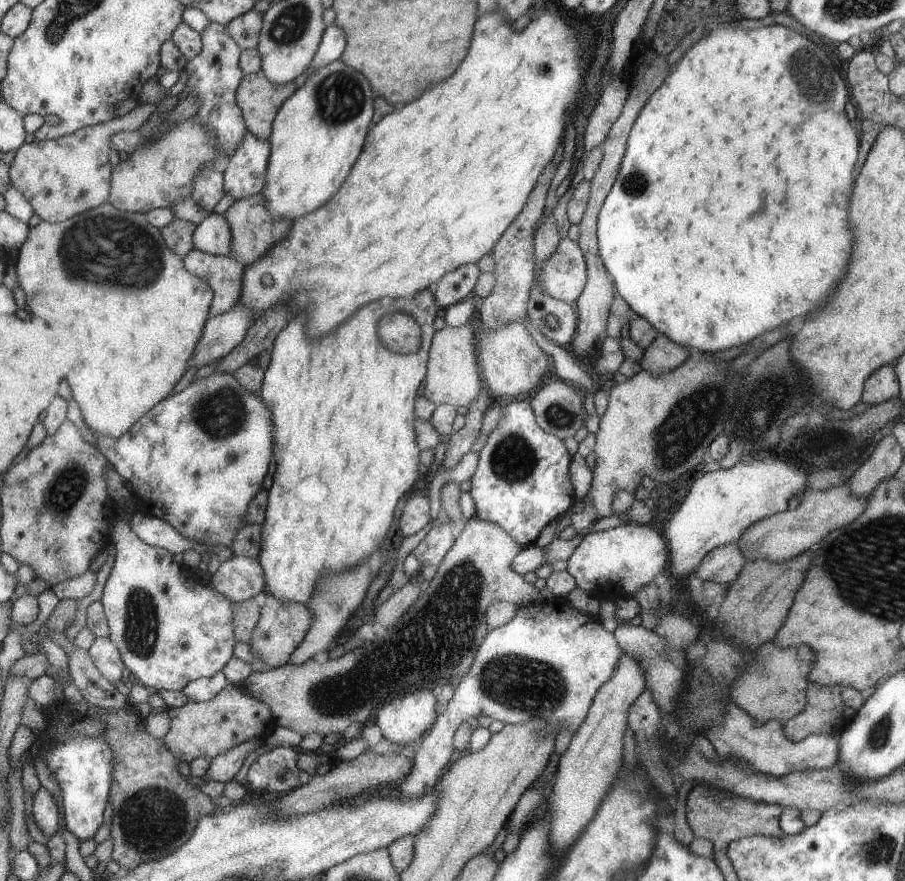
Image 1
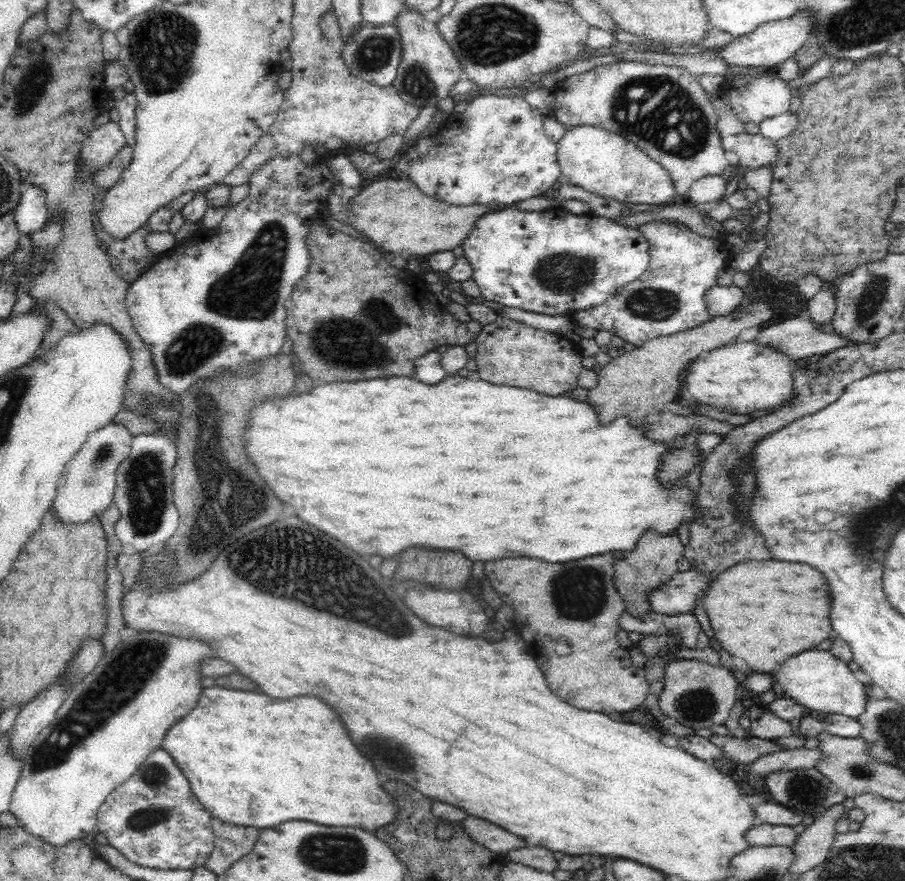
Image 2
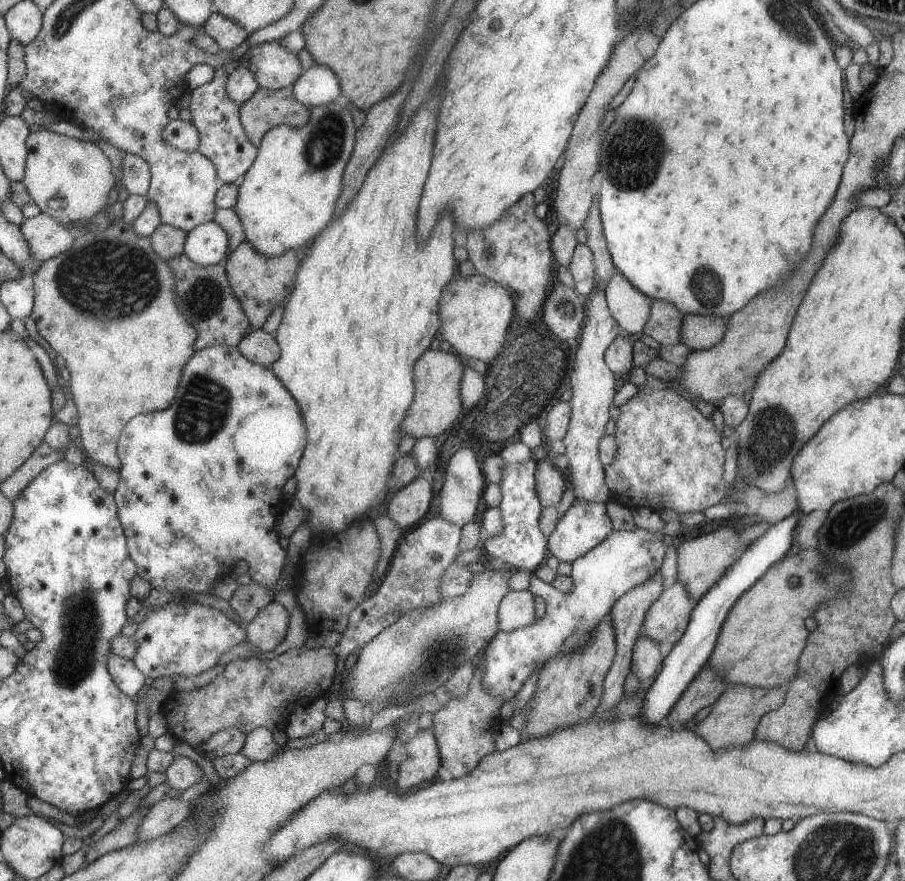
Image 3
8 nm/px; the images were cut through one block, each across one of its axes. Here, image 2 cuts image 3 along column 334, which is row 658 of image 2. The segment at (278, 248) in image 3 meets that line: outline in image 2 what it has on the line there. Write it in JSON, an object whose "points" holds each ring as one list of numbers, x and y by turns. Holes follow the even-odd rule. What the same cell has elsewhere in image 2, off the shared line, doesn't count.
{"points":[[143,631,143,632,127,632,123,641,114,649,104,654,98,661,98,664,92,668,92,672,88,674,88,678,84,678,78,686,76,686,64,699,60,708,56,710,55,717,52,722,40,732,38,738,28,747,27,753,22,758,23,765,20,766,20,776,16,782,15,789,9,804,8,812,14,814,18,819,18,825,23,830,31,832,36,838,44,839,44,842,51,843,53,847,64,846,65,843,72,842,72,839,89,840,95,833,97,824,97,814,108,795,118,788,125,780,128,780,144,760,146,760,152,752,160,749,164,734,172,725,180,721,184,715,192,710,192,706,196,704,199,697,203,693,200,683,199,665,208,657,214,656,211,647,207,644,198,642,198,640,184,640,184,638,174,638,168,634,162,634,160,631]]}

